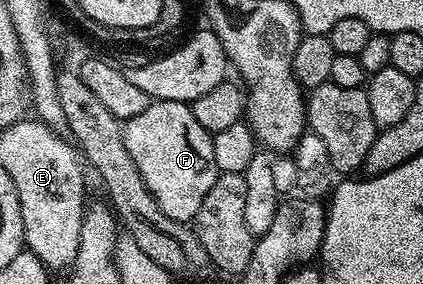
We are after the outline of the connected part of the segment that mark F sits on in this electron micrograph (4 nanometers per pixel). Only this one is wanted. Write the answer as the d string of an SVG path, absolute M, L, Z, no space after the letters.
M153 100L146 111L123 122L122 128L126 151L130 151L130 159L134 159L134 167L138 167L138 175L142 175L158 207L162 207L170 219L185 223L195 219L202 199L206 199L206 191L214 187L218 170L214 163L212 134L194 119L191 104Z

